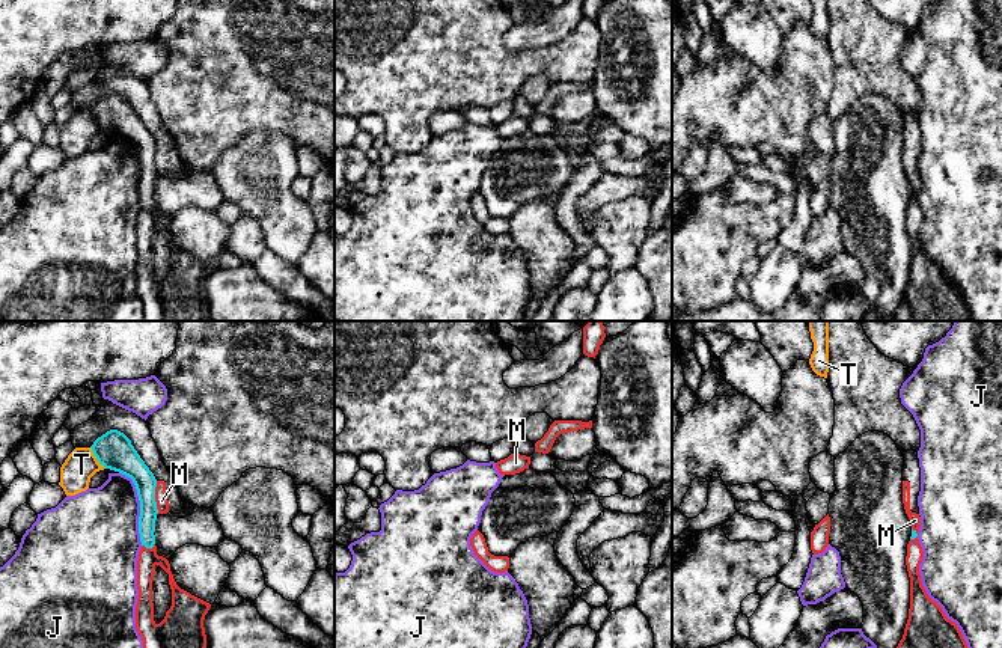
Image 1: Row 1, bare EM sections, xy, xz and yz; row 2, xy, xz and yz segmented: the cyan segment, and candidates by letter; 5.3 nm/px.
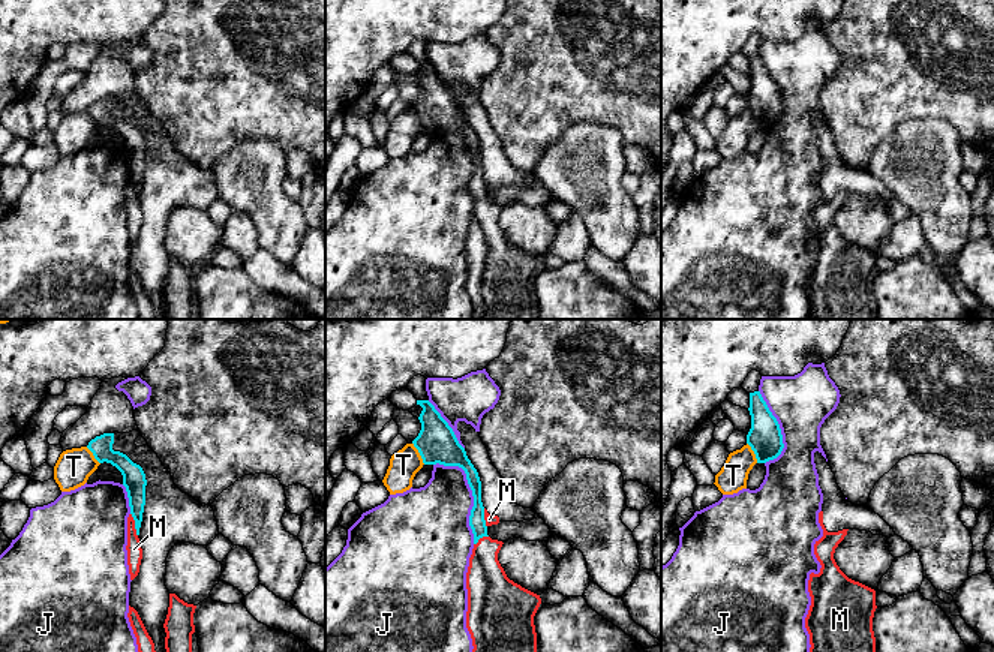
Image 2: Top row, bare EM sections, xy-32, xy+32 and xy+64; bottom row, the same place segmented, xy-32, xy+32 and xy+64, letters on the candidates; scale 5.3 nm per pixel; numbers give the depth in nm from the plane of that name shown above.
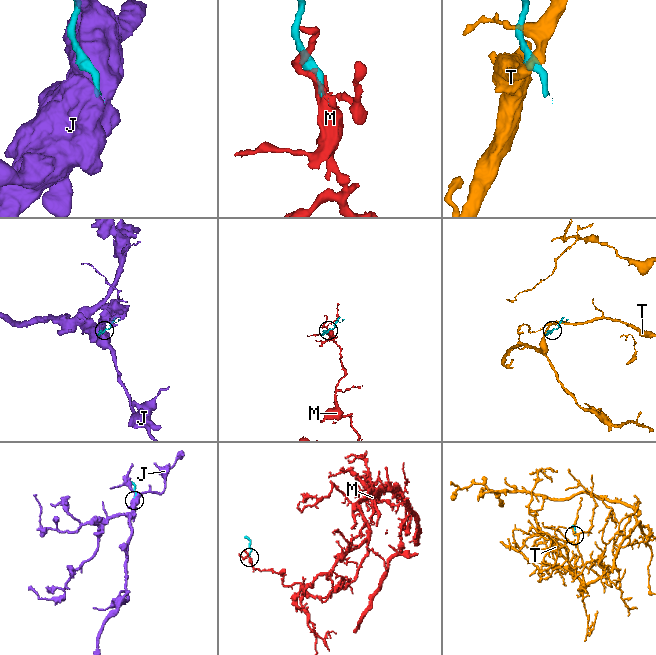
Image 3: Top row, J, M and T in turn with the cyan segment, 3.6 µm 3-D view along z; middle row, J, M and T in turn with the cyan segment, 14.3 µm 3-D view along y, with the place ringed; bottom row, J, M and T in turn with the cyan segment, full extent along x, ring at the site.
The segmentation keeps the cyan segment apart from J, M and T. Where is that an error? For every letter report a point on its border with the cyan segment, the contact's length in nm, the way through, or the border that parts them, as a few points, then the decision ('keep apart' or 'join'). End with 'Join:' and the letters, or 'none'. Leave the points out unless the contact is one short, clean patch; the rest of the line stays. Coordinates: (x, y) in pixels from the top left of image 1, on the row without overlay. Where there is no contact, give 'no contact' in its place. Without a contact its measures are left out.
J: meets cyan in xy at (140, 169); contact 420 nm long; keep apart
M: meets cyan in xy at (154, 160); contact 180 nm long; runs through xy (127, 124), (143, 140), (154, 160), (161, 163); join
T: meets cyan in xy at (97, 121); contact 140 nm long; border along xy (89, 110), (106, 130); keep apart
Join: M

